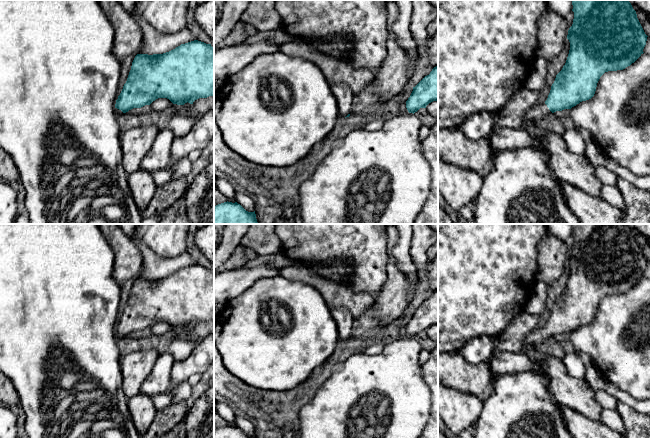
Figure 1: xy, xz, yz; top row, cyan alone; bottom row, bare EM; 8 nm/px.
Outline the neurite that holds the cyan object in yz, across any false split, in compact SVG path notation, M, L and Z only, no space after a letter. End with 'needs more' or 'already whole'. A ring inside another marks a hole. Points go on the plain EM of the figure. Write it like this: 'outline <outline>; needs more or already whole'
outline M629 224L571 225L574 243L567 259L570 266L569 278L562 294L556 299L547 324L544 327L537 326L526 335L522 353L529 356L532 350L543 350L545 342L551 337L571 333L580 326L591 323L605 296L623 294L644 277L648 260Z; needs more

